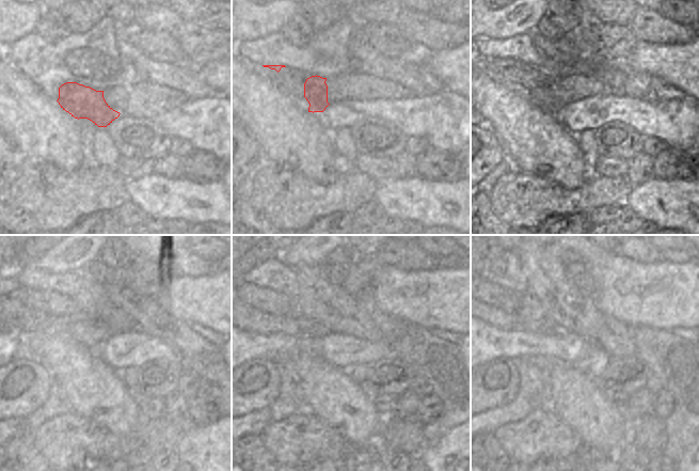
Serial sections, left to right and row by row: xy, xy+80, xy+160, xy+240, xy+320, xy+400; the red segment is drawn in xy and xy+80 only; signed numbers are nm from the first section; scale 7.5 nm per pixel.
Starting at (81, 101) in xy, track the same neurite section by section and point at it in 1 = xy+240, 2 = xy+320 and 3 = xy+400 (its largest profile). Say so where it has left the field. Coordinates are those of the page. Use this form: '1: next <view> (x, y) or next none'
1: next xy+240 (35, 299)
2: next xy+320 (263, 299)
3: next xy+400 (497, 297)

